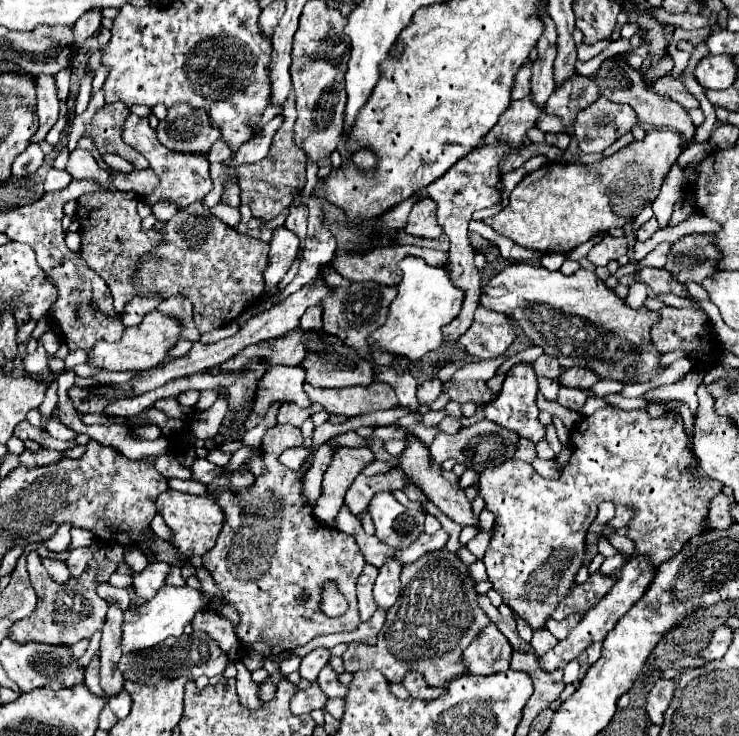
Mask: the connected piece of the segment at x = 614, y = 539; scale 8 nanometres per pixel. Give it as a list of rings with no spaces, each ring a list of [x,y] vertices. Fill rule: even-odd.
[[[612,535],[608,536],[607,539],[622,554],[632,554],[634,552],[634,544],[626,536]]]

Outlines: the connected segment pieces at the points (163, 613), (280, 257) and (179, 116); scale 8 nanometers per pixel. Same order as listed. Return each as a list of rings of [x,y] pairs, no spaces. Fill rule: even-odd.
[[[162,586],[162,590],[158,590],[158,594],[152,600],[146,600],[146,602],[138,604],[136,610],[126,610],[124,612],[122,638],[120,638],[122,654],[152,648],[156,644],[164,642],[168,636],[180,636],[184,626],[192,622],[196,612],[204,610],[206,602],[208,602],[208,598],[204,594],[200,594],[198,590],[192,590],[188,586],[184,586],[184,588]]]
[[[276,228],[272,242],[270,242],[270,252],[268,252],[268,266],[264,270],[264,296],[260,302],[266,302],[270,296],[278,292],[278,282],[284,278],[288,268],[292,266],[294,258],[298,254],[298,236],[290,230]]]
[[[188,104],[168,108],[168,114],[158,122],[156,132],[160,144],[176,152],[208,152],[210,146],[222,136],[218,128],[210,124],[204,110],[196,110]],[[200,132],[210,132],[210,136]]]

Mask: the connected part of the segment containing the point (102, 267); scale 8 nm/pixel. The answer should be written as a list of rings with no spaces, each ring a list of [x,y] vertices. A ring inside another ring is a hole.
[[[86,192],[76,200],[76,218],[80,222],[82,238],[82,260],[92,268],[108,286],[114,308],[124,310],[124,304],[134,298],[134,288],[130,286],[130,274],[134,264],[138,264],[140,254],[146,254],[162,232],[144,230],[140,226],[142,218],[136,212],[136,192]]]

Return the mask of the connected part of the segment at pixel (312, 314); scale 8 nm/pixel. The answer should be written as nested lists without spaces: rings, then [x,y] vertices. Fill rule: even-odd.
[[[312,306],[304,312],[300,320],[302,330],[322,330],[322,306]]]

